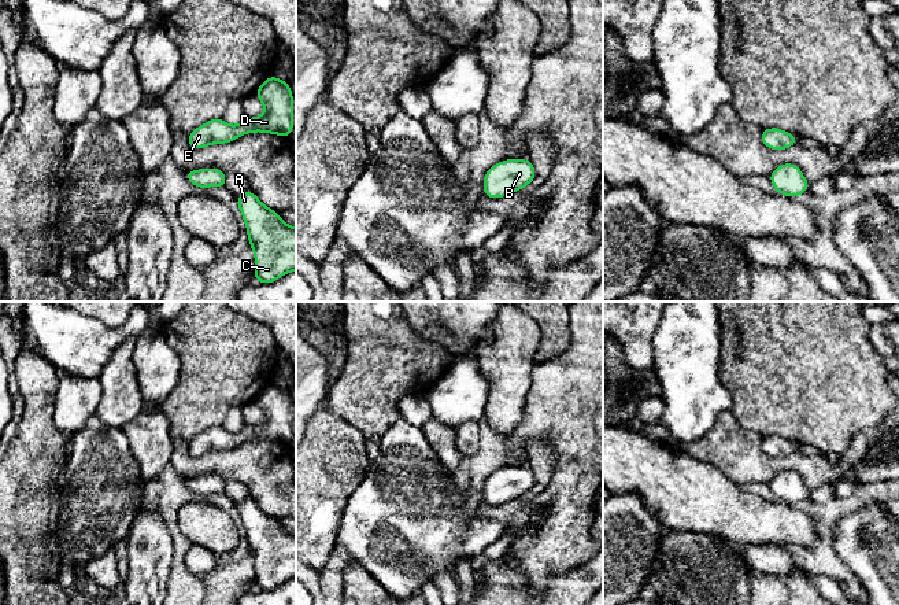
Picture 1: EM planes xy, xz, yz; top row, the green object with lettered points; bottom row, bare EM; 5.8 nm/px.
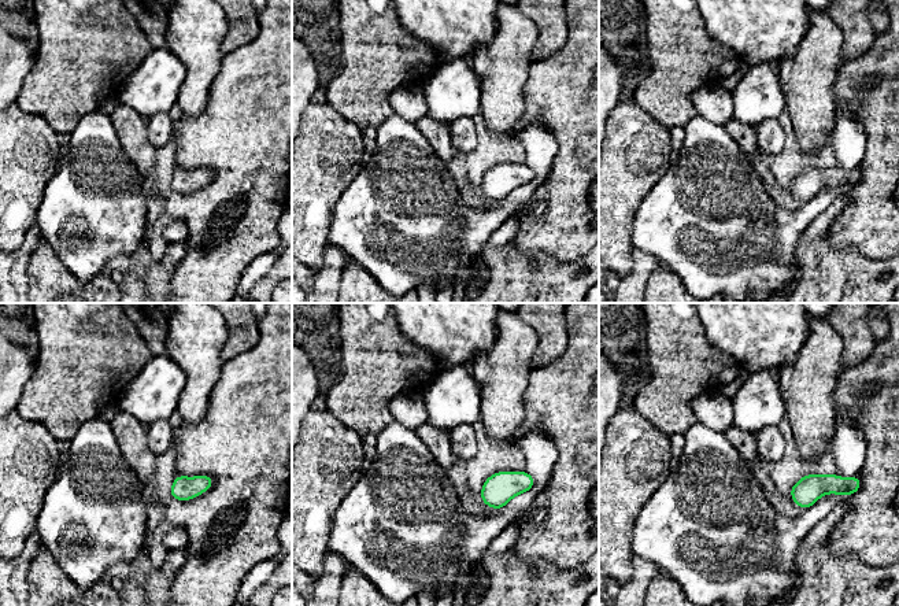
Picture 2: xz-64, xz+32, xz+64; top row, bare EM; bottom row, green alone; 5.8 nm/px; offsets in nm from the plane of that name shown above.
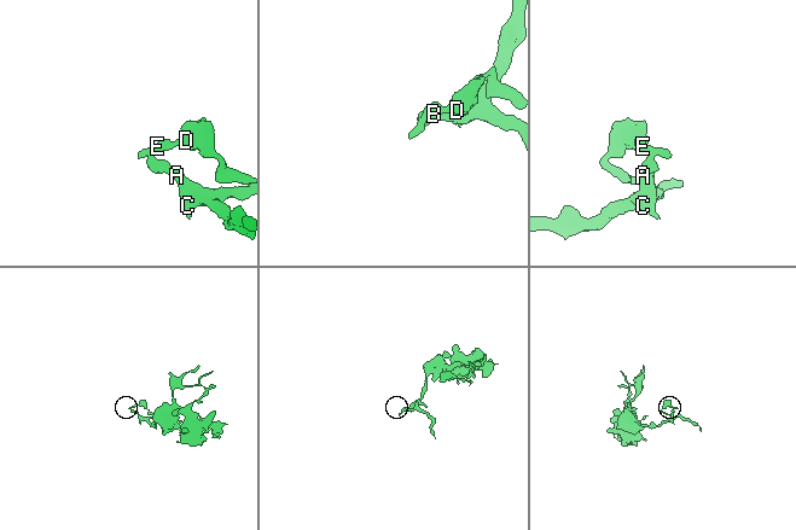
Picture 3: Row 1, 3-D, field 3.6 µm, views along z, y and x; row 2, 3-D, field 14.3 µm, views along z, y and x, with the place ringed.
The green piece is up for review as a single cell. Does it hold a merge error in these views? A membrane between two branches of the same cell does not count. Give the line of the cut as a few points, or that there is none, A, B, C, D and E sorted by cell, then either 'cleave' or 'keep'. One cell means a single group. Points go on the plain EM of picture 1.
cut none; groups A B C D E; keep

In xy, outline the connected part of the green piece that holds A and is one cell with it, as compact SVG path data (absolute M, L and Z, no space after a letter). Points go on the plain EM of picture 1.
M254 499L236 503L255 560L255 589L274 590L296 578L296 535L266 514Z

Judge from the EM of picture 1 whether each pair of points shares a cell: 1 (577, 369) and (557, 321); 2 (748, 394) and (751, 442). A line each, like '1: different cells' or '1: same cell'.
1: different cells
2: different cells

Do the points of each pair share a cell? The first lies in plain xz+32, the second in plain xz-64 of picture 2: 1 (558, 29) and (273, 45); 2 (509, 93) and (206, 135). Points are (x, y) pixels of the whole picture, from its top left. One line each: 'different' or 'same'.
1: different
2: different

